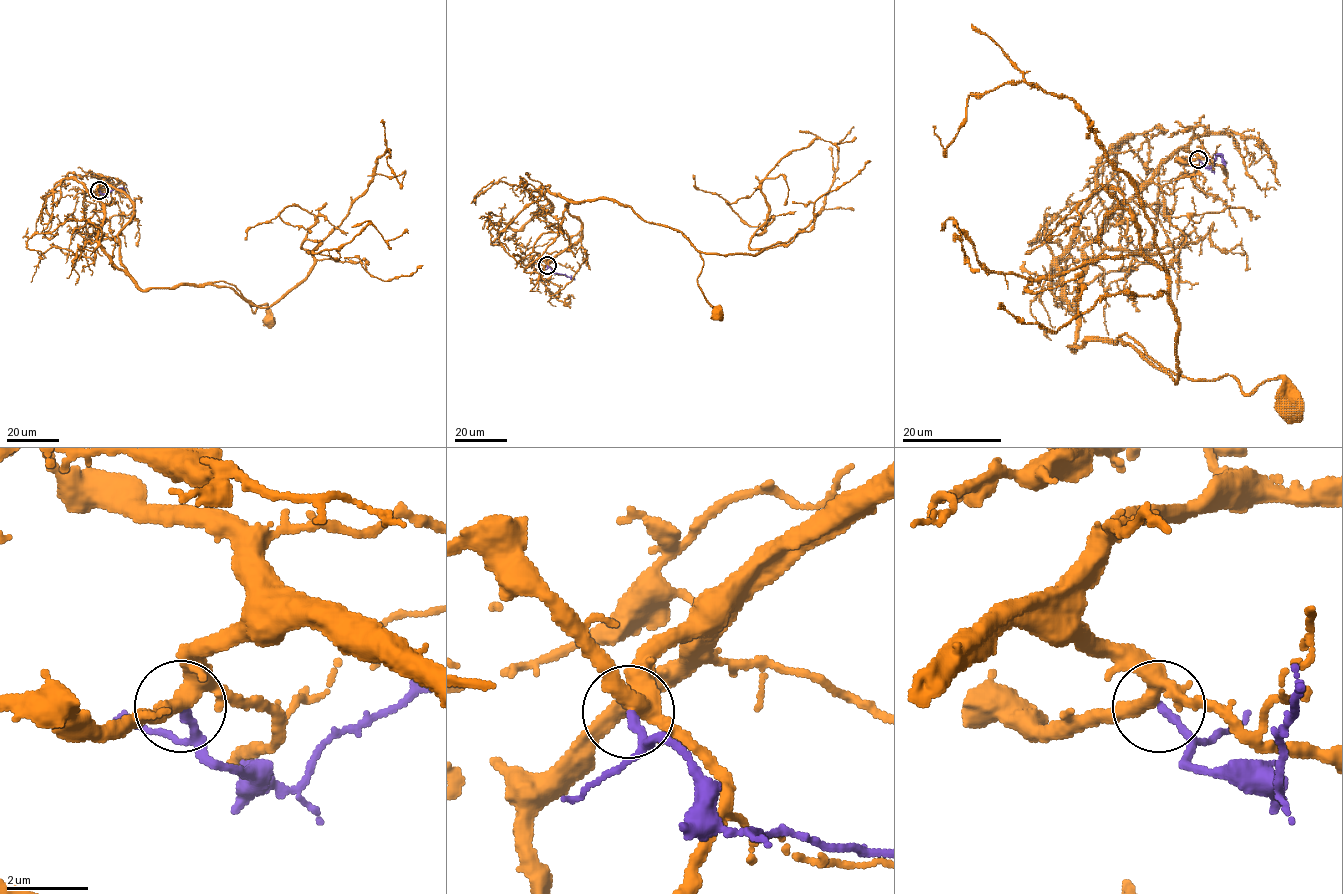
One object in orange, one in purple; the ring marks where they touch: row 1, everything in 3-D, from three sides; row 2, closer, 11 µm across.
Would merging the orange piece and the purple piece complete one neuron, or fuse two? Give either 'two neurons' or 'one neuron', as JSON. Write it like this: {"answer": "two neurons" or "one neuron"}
{"answer": "two neurons"}

